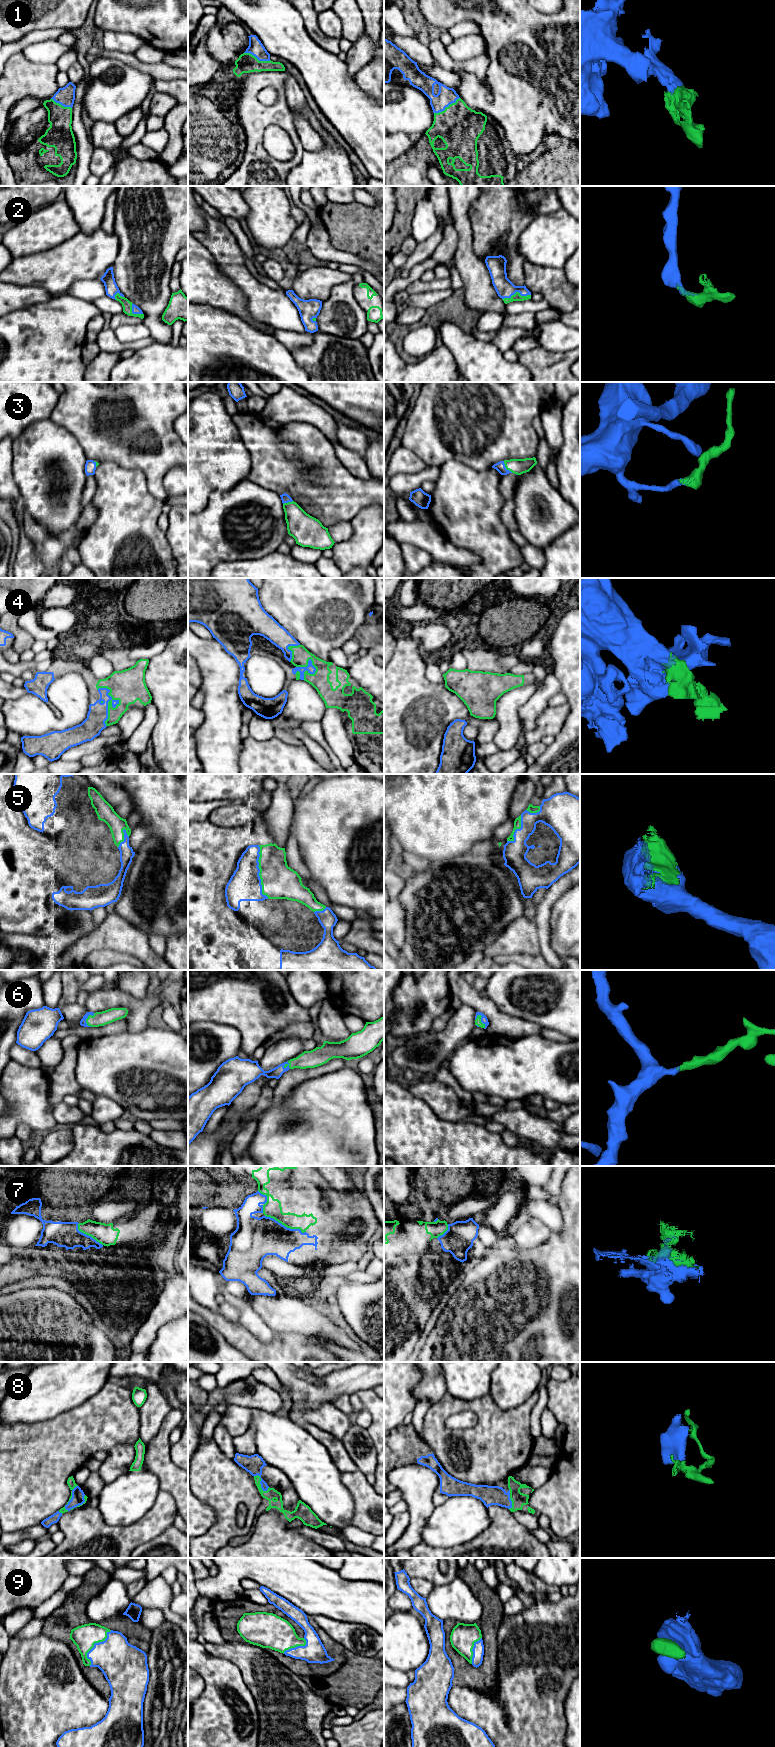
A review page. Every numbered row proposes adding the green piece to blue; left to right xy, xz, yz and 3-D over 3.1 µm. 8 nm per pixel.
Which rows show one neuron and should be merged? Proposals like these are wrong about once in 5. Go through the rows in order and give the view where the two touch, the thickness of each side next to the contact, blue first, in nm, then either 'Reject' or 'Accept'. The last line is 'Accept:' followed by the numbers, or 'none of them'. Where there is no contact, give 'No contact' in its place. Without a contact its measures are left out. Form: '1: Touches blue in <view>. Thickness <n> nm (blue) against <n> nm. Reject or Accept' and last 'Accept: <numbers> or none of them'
1: Touches blue in yz. Thickness 140 nm (blue) against 340 nm. Accept
2: Touches blue in yz. Thickness 150 nm (blue) against 60 nm. Accept
3: Touches blue in yz. Thickness 80 nm (blue) against 130 nm. Accept
4: Touches blue in xy. Thickness 170 nm (blue) against 260 nm. Accept
5: Touches blue in xz. Thickness 260 nm (blue) against 280 nm. Accept
6: Touches blue in yz. Thickness 60 nm (blue) against 50 nm. Accept
7: Touches blue in xz. Thickness 320 nm (blue) against 150 nm. Accept
8: Touches blue in xz. Thickness 150 nm (blue) against 90 nm. Accept
9: Touches blue in xy. Thickness 340 nm (blue) against 190 nm. Accept
Accept: 1, 2, 3, 4, 5, 6, 7, 8, 9

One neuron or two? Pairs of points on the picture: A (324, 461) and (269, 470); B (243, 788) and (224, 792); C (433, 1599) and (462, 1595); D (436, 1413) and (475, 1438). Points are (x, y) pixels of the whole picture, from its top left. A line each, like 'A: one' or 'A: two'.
A: one
B: one
C: one
D: one

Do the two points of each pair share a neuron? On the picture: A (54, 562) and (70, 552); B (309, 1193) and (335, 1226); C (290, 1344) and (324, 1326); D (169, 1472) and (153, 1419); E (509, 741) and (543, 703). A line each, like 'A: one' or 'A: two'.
A: two
B: one
C: two
D: two
E: two

